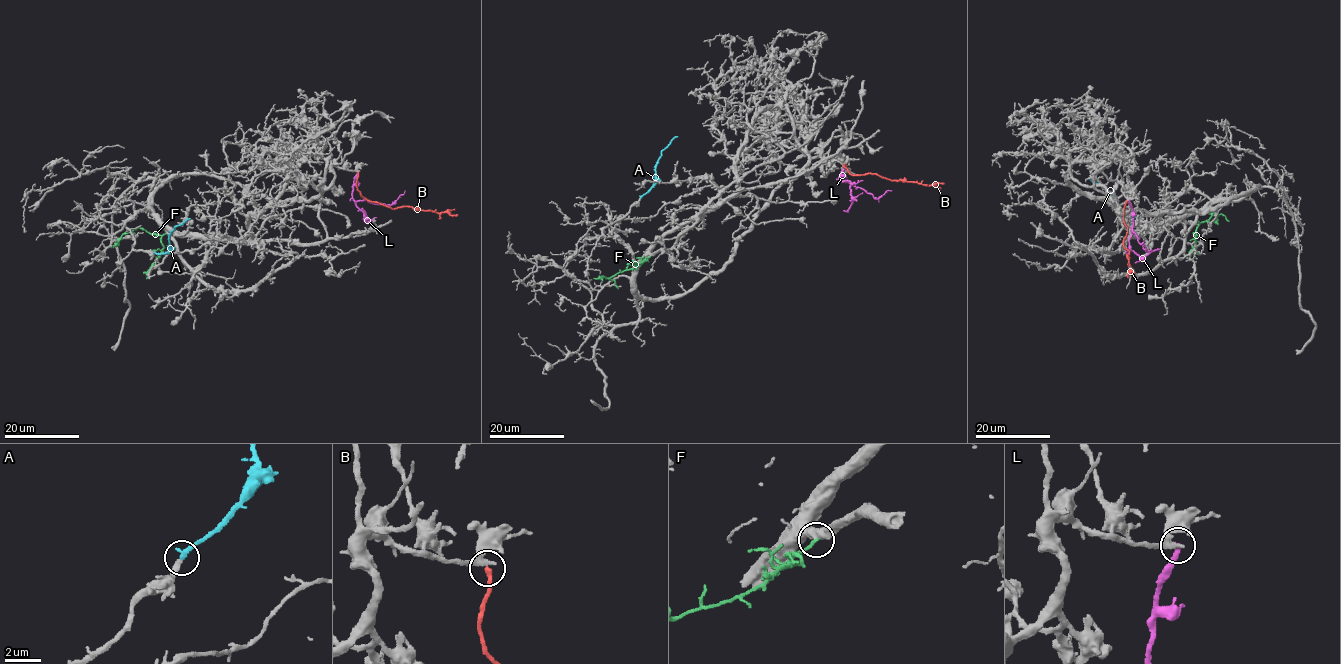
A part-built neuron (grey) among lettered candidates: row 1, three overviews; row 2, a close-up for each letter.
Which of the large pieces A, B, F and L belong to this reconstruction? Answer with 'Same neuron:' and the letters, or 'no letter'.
Same neuron: A, F

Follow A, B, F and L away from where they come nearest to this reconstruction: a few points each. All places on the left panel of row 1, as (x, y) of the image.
A: (155, 252), (161, 254), (168, 251), (169, 234), (190, 219)
B: (357, 171), (357, 190), (367, 200), (392, 208), (418, 208), (457, 215)
F: (167, 232), (161, 235), (135, 228), (110, 247)
L: (358, 171), (352, 193), (356, 201), (391, 204), (405, 190)

